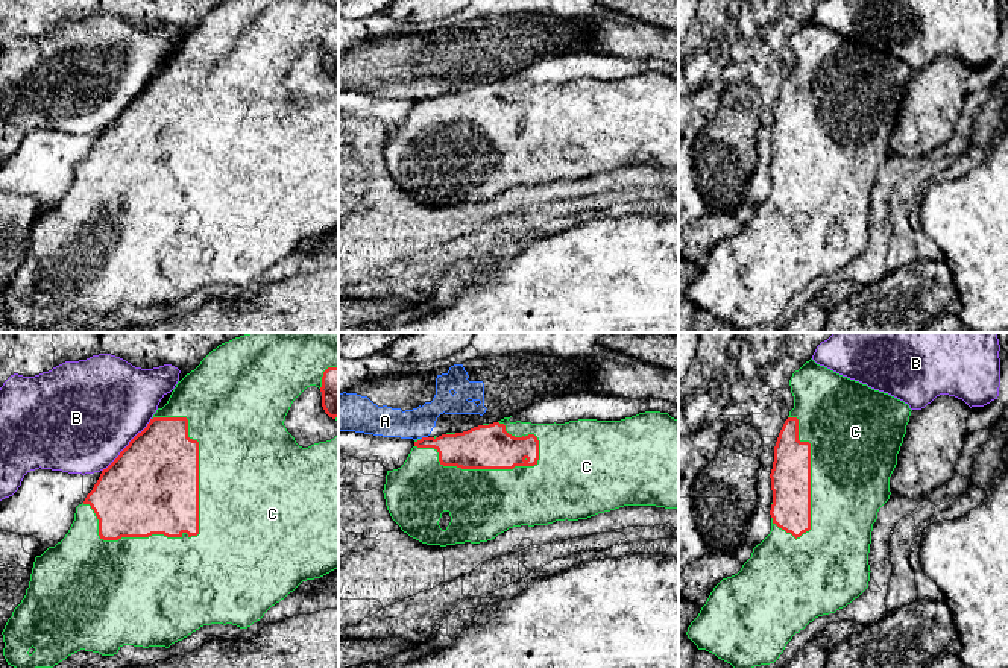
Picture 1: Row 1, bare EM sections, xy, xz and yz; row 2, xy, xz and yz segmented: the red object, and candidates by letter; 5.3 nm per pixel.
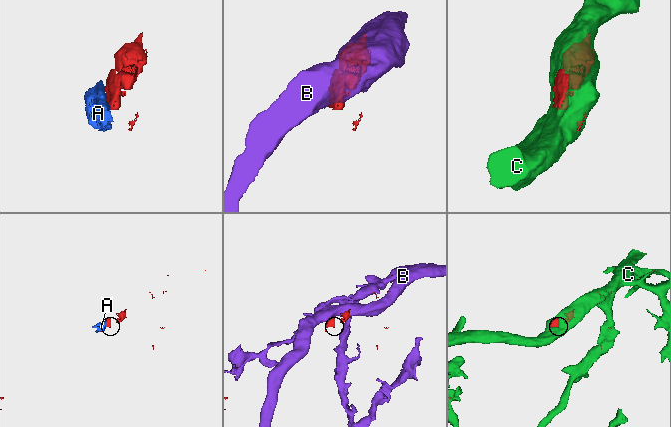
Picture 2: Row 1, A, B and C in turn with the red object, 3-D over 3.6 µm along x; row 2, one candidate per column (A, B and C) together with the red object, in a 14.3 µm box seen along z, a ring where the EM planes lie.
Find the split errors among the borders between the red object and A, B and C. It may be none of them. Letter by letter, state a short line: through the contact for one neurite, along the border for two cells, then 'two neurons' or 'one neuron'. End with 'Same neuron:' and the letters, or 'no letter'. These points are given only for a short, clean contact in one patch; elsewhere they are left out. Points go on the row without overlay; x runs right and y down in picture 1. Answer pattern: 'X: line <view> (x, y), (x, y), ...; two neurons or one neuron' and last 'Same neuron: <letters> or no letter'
A: line xz (427, 96), (421, 99); two neurons
B: two neurons
C: one neuron
Same neuron: C

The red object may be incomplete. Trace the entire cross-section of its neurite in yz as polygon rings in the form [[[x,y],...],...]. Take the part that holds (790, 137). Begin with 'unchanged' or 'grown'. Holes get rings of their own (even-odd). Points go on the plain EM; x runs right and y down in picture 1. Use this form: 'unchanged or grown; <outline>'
grown; [[[812,18],[795,30],[789,39],[791,53],[794,56],[794,68],[785,80],[776,106],[774,121],[770,134],[773,162],[771,162],[771,191],[753,208],[751,217],[742,225],[741,231],[732,237],[723,238],[710,252],[706,264],[701,267],[698,276],[688,287],[688,298],[698,310],[706,310],[718,319],[730,323],[736,331],[747,331],[754,326],[774,323],[783,313],[786,304],[795,293],[803,290],[815,278],[835,273],[836,270],[850,264],[858,258],[870,241],[868,213],[871,203],[873,184],[877,179],[879,169],[890,159],[890,137],[897,124],[897,114],[906,94],[911,68],[903,61],[874,50],[867,44],[843,36],[824,26],[817,24]]]

